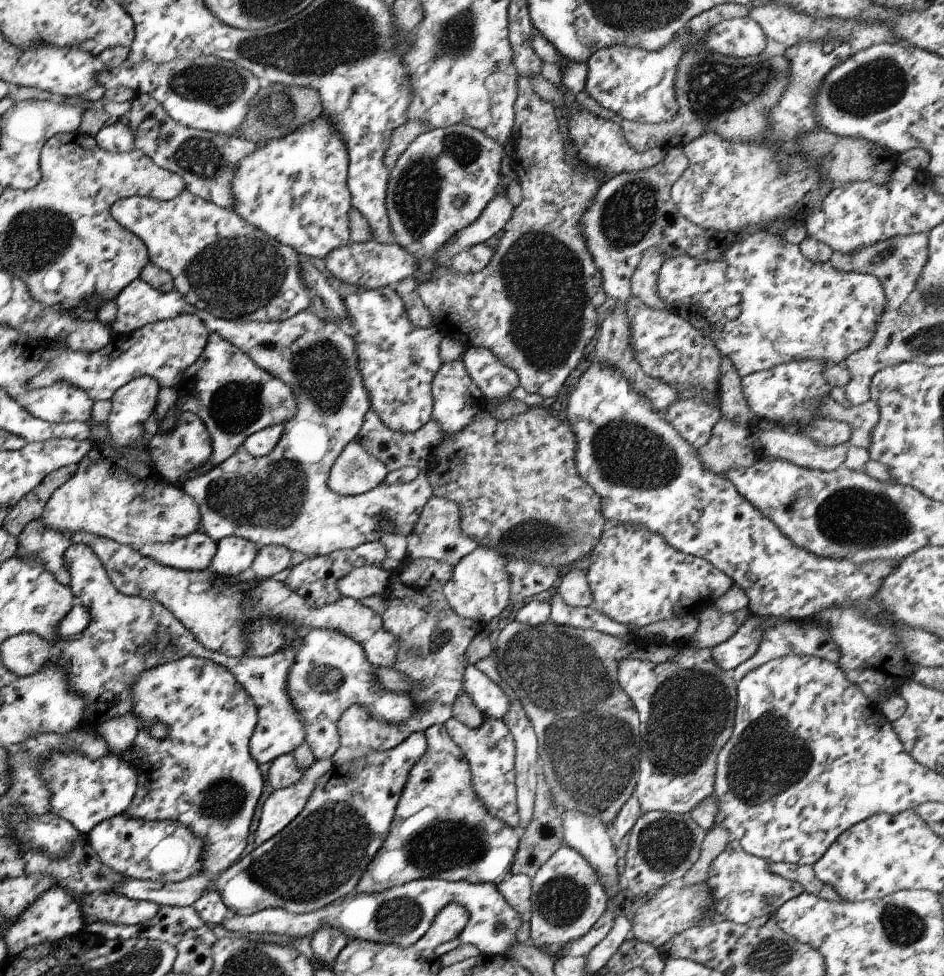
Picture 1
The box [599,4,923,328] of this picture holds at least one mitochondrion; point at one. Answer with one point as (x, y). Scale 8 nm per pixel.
(714, 90)

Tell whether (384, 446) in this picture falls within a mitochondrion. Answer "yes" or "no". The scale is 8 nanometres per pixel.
no

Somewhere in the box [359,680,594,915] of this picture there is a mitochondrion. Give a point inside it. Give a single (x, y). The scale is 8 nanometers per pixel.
(449, 845)

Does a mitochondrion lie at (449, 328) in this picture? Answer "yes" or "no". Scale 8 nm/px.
no

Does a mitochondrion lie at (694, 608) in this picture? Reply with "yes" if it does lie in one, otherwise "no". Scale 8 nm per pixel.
no

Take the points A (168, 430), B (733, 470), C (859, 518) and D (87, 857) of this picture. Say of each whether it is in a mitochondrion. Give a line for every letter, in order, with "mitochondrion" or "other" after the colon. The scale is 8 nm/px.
A: other
B: other
C: mitochondrion
D: other

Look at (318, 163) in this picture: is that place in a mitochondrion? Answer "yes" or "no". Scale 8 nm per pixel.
no

